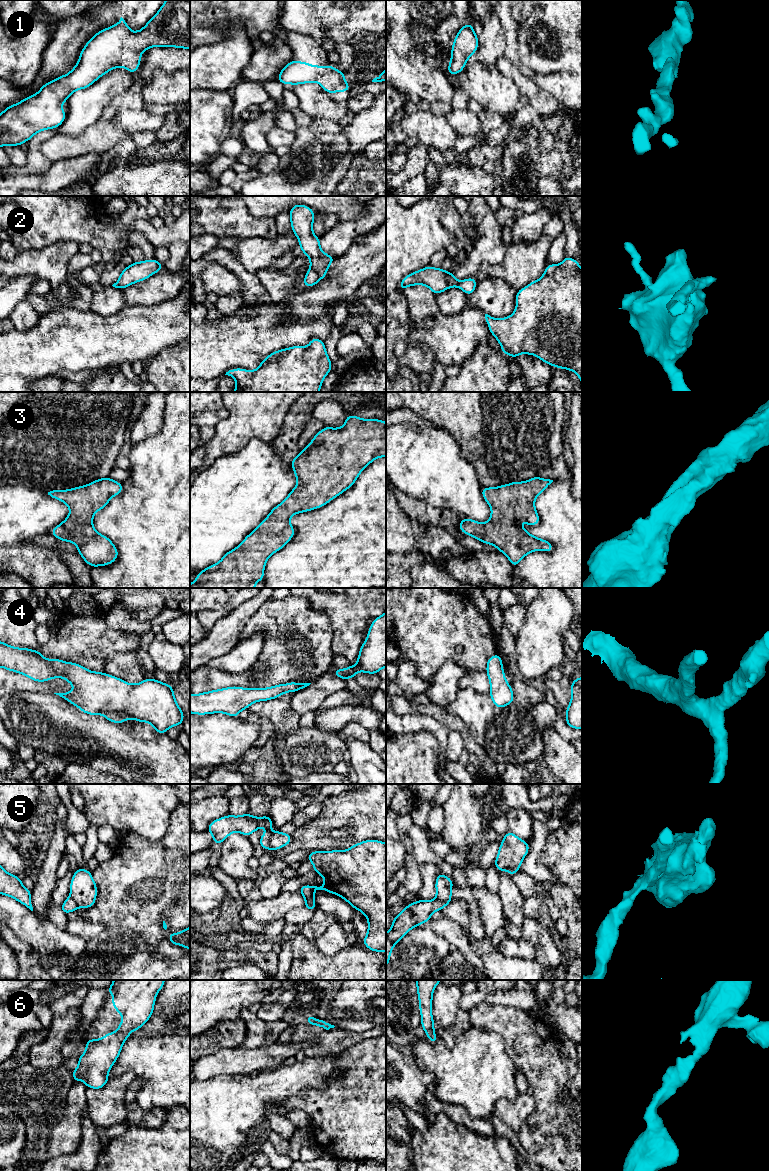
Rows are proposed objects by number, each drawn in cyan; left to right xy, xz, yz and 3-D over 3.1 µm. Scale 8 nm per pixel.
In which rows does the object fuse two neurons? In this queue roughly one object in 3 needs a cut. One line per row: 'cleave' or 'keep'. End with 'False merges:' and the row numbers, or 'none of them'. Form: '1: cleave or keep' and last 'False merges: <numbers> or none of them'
1: keep
2: cleave
3: keep
4: keep
5: cleave
6: keep
False merges: 2, 5

